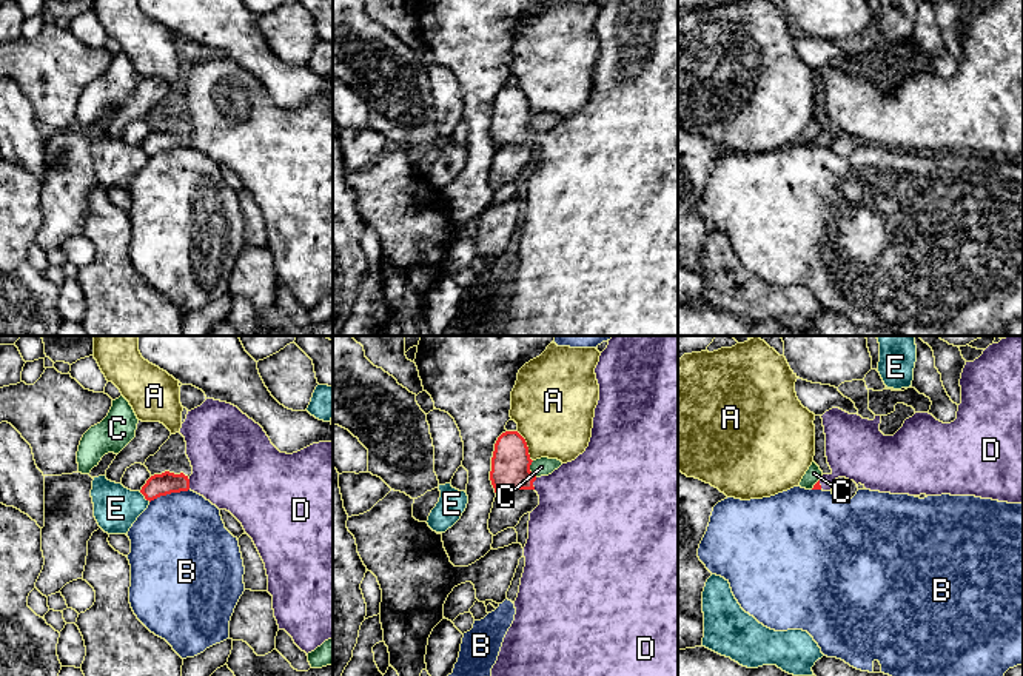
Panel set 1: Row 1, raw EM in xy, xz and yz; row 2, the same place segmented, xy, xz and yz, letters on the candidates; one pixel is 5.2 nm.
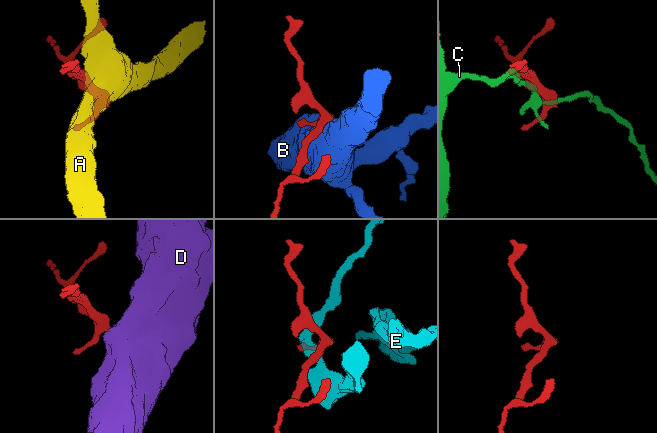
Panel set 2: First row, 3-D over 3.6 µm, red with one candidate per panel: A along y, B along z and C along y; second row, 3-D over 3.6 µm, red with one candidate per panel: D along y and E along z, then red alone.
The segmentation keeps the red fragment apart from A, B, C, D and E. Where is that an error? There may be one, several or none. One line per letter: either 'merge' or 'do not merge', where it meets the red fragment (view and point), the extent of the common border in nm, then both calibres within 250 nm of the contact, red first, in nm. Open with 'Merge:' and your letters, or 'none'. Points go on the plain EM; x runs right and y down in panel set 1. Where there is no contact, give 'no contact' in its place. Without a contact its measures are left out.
Merge: D
A: do not merge; contact xz (527, 102); length 180 nm; calibres 200 and 420 nm
B: do not merge; contact xy (168, 148); length 220 nm; calibres 120 and 480 nm
C: do not merge; contact xz (529, 123); length 90 nm; calibres 200 and 100 nm
D: merge; contact xy (188, 139); length 70 nm; calibres 120 and 440 nm
E: do not merge; contact xy (145, 153); length 80 nm; calibres 120 and 240 nm

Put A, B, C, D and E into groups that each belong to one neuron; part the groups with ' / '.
A / B / C / D / E

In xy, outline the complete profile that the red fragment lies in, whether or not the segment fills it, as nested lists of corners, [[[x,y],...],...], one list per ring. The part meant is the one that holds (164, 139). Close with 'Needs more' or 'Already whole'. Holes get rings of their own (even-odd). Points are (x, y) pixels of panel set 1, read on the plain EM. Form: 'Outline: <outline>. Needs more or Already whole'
Outline: [[[206,54],[188,66],[179,88],[185,92],[193,129],[154,129],[140,148],[151,157],[160,151],[191,145],[219,165],[230,166],[253,194],[265,219],[267,246],[273,251],[279,285],[285,285],[307,310],[314,306],[333,293],[333,97],[313,99],[293,109],[280,108],[259,79],[237,62],[214,54]]]. Needs more

